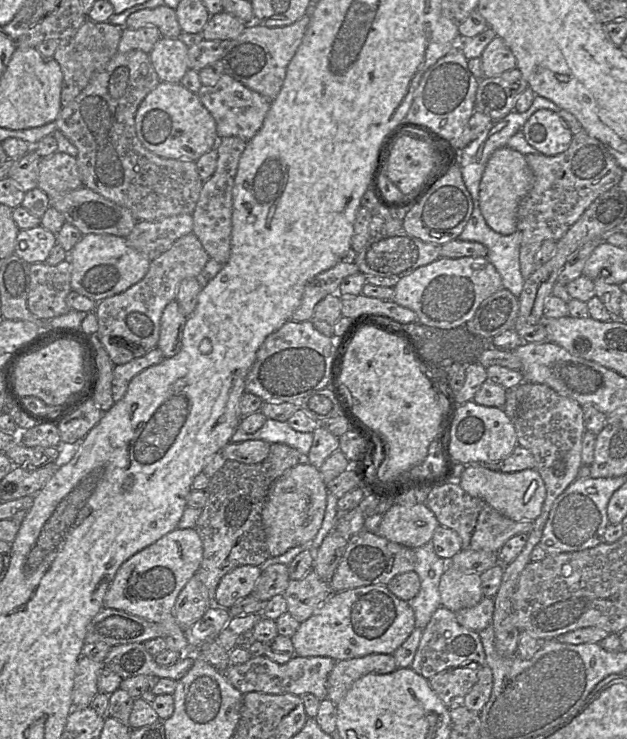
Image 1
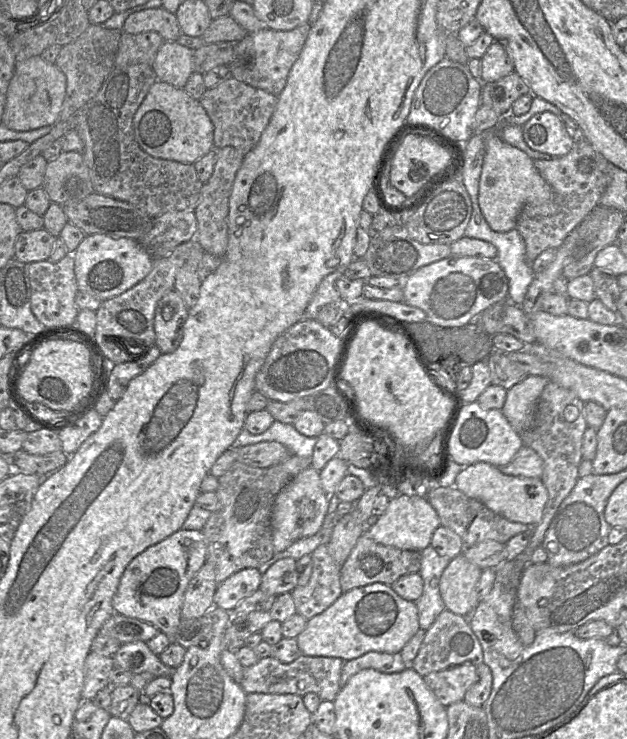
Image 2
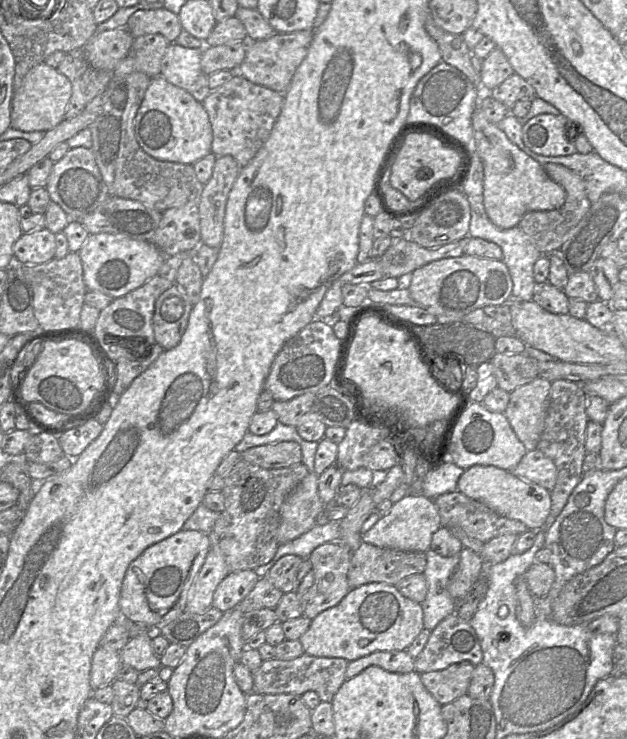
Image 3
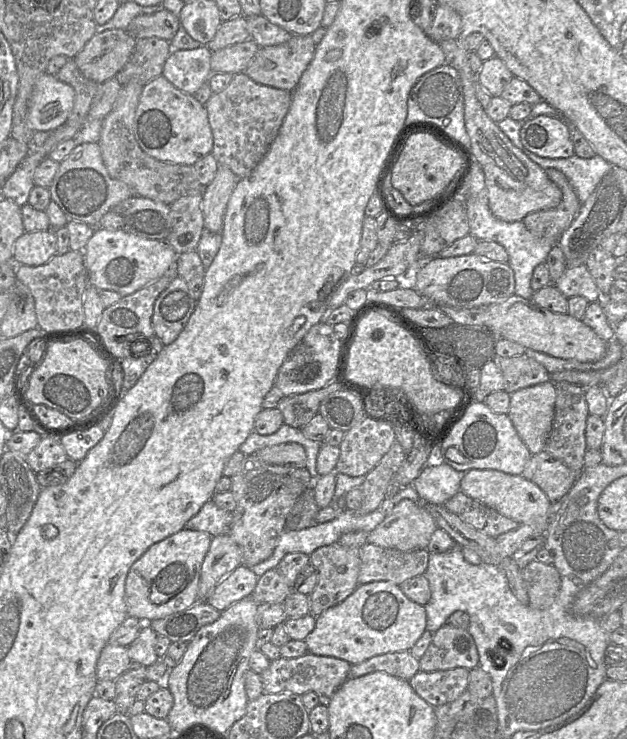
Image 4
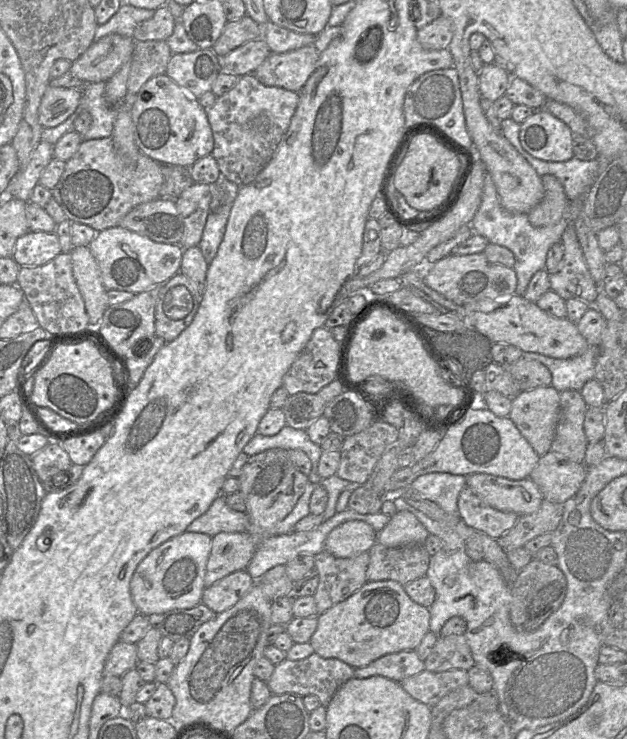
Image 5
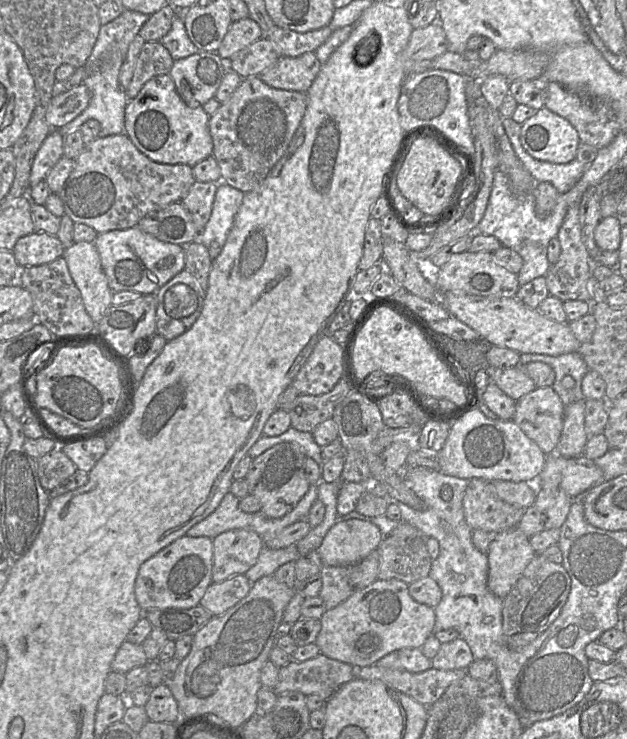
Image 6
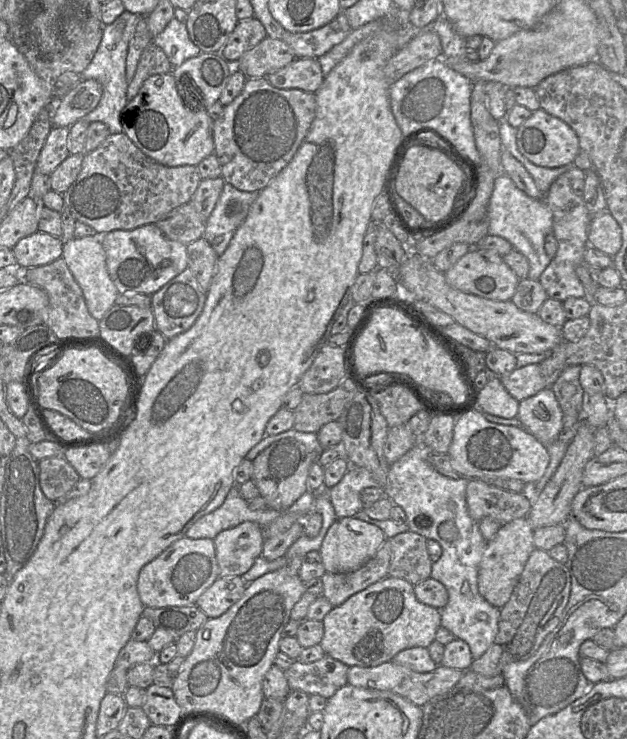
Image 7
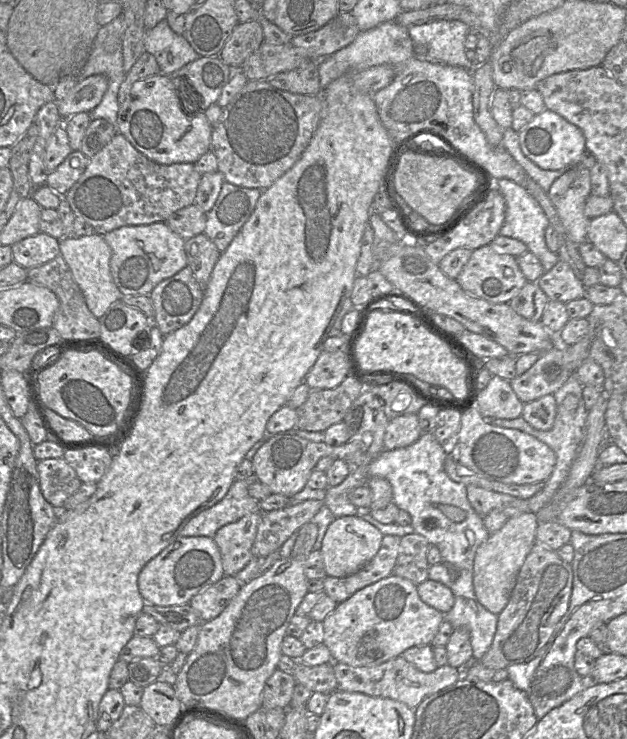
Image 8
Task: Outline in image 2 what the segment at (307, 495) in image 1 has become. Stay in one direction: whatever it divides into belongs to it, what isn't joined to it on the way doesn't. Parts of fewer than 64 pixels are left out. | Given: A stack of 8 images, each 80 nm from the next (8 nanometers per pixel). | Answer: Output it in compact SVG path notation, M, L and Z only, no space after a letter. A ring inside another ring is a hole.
M311 466L291 480L277 495L272 508L271 527L275 554L301 538L315 535L322 528L330 499L331 496L322 488L320 471Z

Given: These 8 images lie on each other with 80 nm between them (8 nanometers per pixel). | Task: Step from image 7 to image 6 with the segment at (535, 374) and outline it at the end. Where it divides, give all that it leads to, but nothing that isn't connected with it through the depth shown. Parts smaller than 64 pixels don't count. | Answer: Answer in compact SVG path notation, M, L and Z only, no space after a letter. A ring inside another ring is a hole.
M519 364L513 368L490 369L490 381L515 401L536 389L534 381Z

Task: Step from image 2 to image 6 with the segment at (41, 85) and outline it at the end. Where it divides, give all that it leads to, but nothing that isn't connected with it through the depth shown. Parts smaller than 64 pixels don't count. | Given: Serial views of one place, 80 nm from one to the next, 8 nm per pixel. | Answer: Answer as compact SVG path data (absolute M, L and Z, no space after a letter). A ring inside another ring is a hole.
M82 83L71 90L52 97L46 120L52 129L60 129L81 114L89 105L91 95Z

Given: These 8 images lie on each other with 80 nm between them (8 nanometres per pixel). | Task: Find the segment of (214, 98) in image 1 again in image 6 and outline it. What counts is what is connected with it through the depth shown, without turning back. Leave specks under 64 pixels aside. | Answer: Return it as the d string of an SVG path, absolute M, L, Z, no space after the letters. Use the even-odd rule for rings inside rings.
M259 76L244 78L230 98L221 103L209 118L209 130L213 140L212 156L220 167L222 182L244 193L258 188L287 152L306 112L307 104L306 93L273 88Z

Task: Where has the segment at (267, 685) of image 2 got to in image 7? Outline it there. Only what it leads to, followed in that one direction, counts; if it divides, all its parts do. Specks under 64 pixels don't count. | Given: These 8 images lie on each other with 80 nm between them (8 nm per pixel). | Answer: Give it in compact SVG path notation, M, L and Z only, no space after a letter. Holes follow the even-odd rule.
M327 655L312 663L294 660L285 671L285 676L292 690L300 690L309 695L317 694L330 698L341 687L348 684L349 667Z

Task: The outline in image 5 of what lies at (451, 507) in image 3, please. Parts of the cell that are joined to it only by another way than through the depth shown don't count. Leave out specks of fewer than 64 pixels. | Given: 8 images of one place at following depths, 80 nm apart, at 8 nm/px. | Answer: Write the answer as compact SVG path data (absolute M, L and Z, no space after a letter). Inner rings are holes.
M467 486L458 498L458 511L466 525L493 539L499 539L513 528L519 515L492 508L476 496Z

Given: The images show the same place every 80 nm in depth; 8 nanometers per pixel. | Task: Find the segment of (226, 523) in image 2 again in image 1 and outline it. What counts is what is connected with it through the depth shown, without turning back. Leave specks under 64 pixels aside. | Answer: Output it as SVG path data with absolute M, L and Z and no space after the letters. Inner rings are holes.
M286 444L270 445L268 457L256 464L227 460L209 481L207 503L194 529L203 545L203 558L195 572L214 603L216 588L224 575L241 565L260 566L269 555L262 510L271 485L290 468L308 464L309 457Z

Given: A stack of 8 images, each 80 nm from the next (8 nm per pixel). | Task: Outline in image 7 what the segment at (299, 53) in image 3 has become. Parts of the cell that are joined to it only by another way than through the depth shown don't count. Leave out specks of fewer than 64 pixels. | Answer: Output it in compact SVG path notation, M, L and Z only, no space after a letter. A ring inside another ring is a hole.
M296 58L287 66L269 74L266 79L279 89L299 89L315 93L324 77L318 59Z

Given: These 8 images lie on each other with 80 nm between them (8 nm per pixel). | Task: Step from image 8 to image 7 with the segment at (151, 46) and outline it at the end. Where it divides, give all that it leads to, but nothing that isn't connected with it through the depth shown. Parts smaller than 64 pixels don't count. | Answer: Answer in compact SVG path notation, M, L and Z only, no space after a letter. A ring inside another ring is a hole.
M176 18L171 19L166 28L152 38L152 43L164 51L172 67L178 67L202 53L190 39L186 24Z

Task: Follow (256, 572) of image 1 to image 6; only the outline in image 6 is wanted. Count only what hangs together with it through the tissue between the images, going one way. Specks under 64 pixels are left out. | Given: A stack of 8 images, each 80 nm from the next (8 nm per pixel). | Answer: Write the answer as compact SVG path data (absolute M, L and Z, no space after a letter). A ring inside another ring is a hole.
M242 574L221 582L212 582L199 605L206 608L213 616L223 615L248 595L251 585L252 583Z

